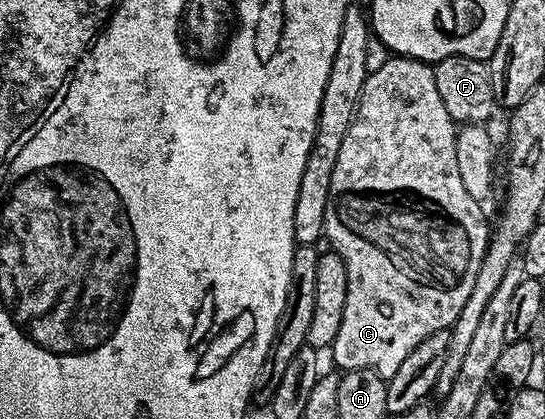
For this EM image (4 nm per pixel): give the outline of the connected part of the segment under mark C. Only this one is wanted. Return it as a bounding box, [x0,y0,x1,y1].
[324,56,490,380]

